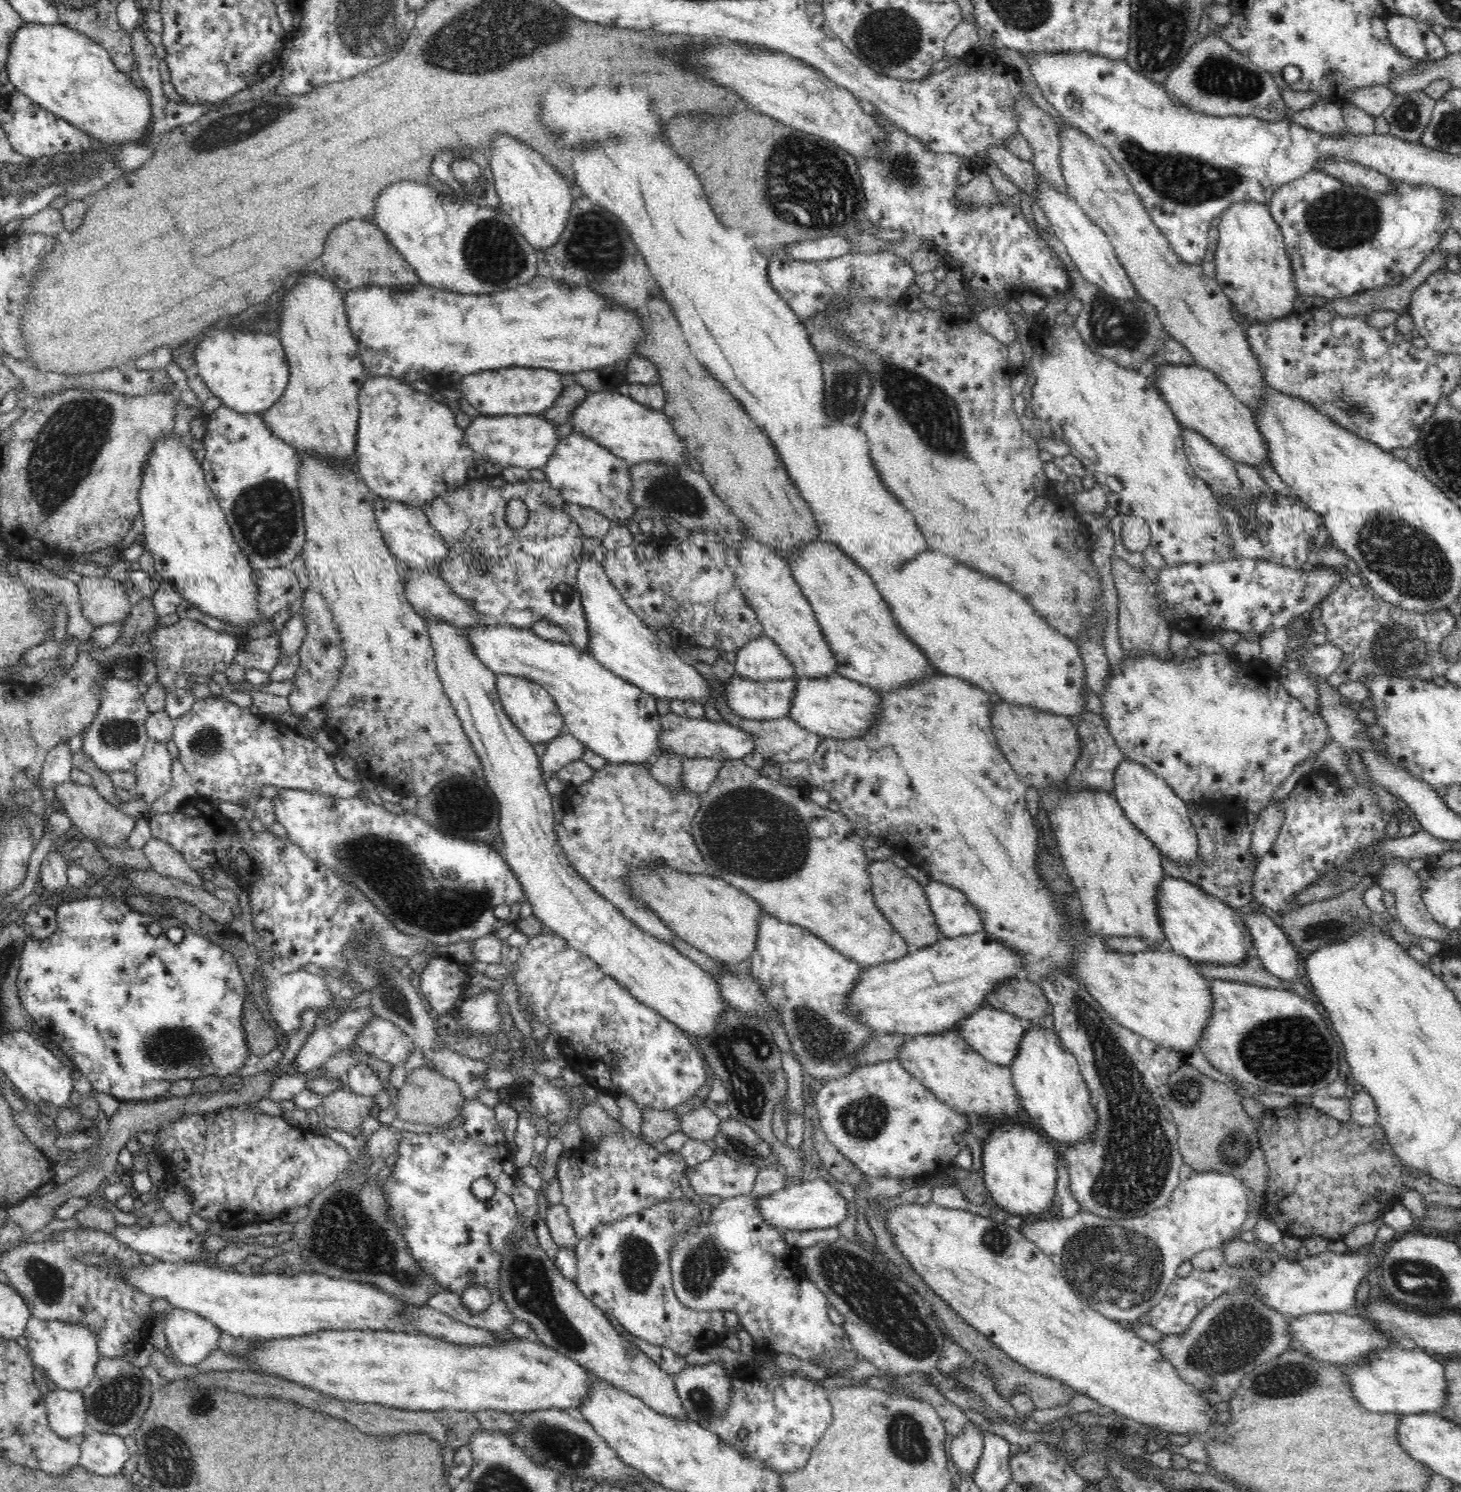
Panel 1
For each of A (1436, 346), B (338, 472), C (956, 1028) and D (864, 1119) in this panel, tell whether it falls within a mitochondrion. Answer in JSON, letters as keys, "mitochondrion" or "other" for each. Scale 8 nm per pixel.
{"A":"other","B":"other","C":"other","D":"mitochondrion"}

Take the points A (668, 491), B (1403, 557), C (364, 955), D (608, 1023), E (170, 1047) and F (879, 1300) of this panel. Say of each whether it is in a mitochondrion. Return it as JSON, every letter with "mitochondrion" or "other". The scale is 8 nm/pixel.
{"A":"mitochondrion","B":"mitochondrion","C":"mitochondrion","D":"mitochondrion","E":"mitochondrion","F":"mitochondrion"}

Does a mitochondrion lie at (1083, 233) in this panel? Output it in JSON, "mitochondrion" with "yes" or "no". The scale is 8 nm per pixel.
{"mitochondrion":"no"}

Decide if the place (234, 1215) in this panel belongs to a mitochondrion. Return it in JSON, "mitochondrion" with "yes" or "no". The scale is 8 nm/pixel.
{"mitochondrion":"yes"}

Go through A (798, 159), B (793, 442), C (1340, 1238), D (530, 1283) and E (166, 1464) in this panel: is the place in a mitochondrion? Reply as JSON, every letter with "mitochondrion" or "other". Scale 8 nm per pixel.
{"A":"mitochondrion","B":"other","C":"other","D":"mitochondrion","E":"mitochondrion"}

